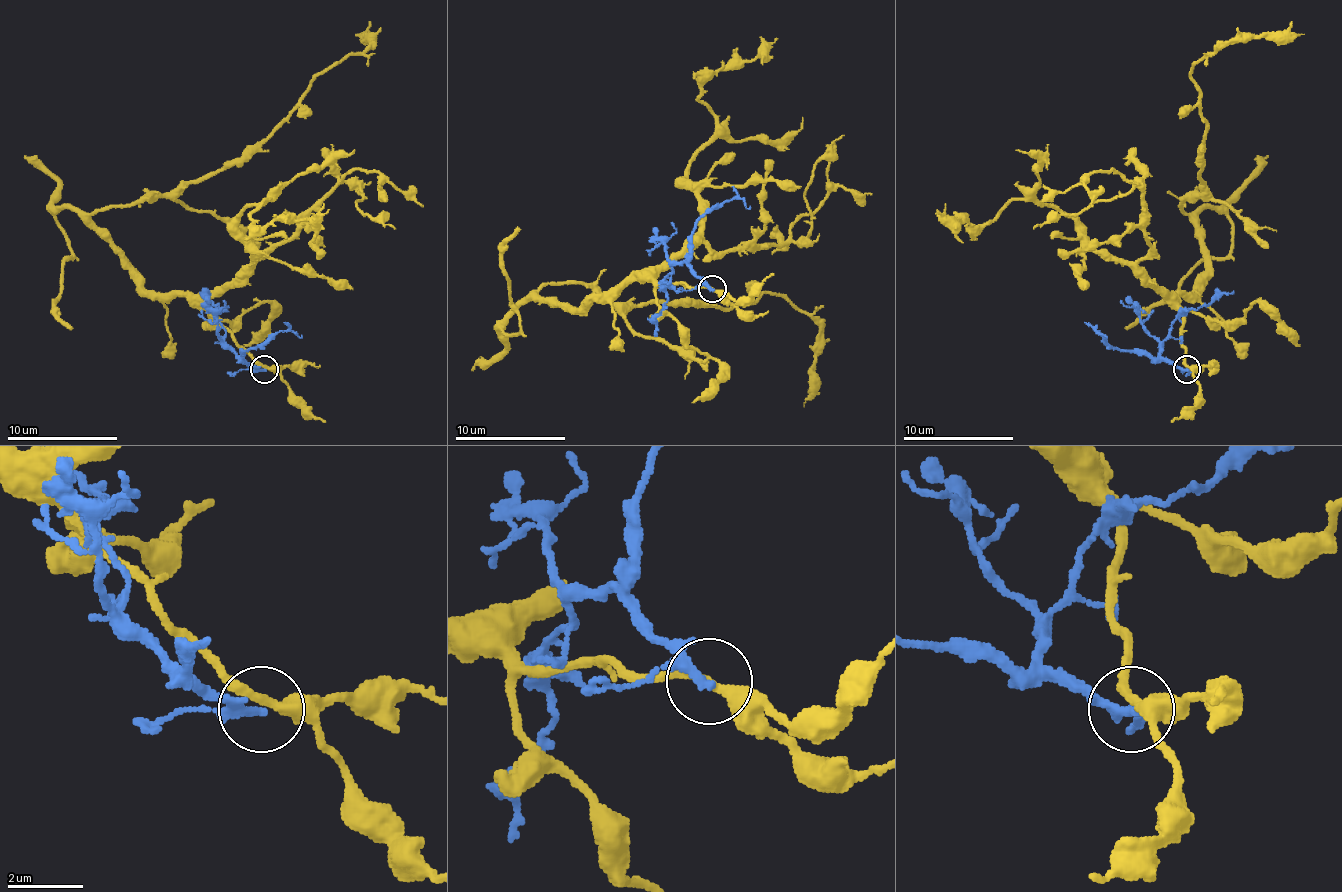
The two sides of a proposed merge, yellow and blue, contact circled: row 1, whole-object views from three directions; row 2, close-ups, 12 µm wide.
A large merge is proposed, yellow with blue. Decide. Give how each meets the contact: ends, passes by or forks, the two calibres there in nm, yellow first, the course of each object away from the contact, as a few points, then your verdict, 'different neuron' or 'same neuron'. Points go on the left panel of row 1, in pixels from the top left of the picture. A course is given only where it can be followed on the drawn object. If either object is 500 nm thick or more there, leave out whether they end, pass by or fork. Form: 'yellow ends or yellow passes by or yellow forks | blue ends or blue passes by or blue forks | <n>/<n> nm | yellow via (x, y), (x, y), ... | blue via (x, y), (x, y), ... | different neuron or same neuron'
yellow passes by | blue passes by | 280/200 nm | yellow via (265, 368), (188, 297), (149, 291), (91, 217), (240, 164), (317, 76), (370, 43), (356, 35) | blue via (265, 368), (246, 363), (229, 344), (218, 308), (207, 297), (210, 291) | different neuron

